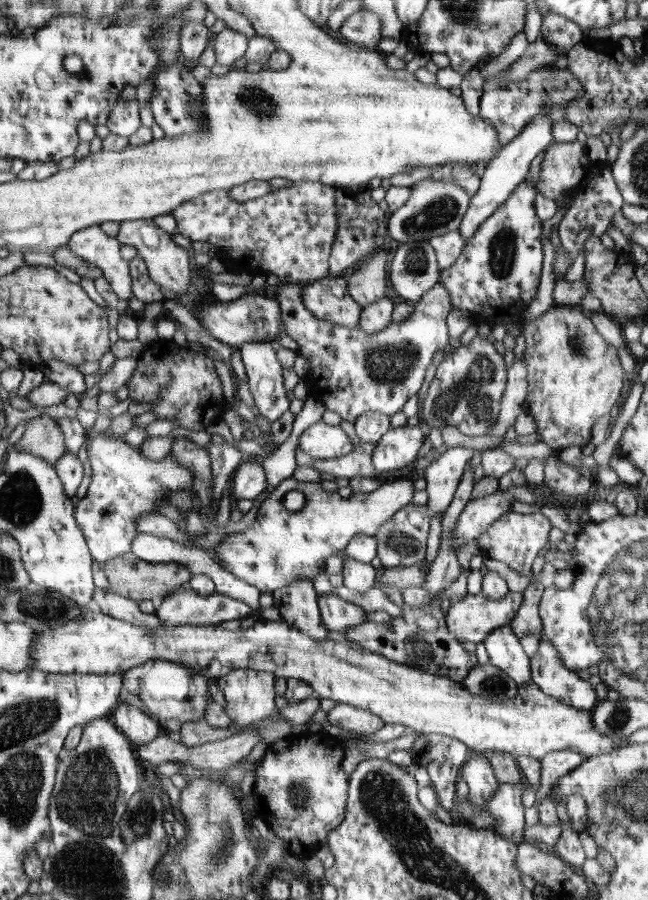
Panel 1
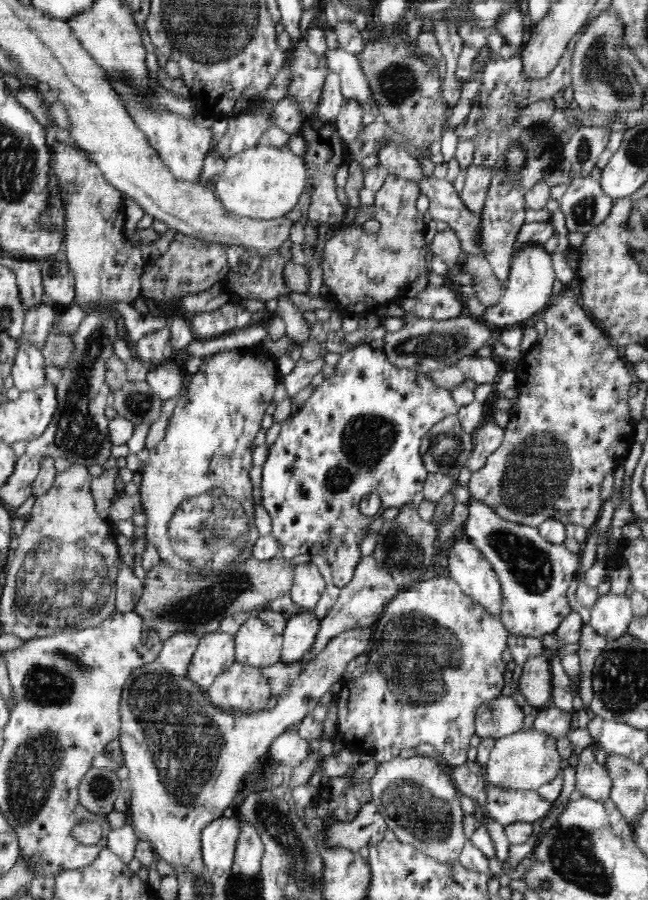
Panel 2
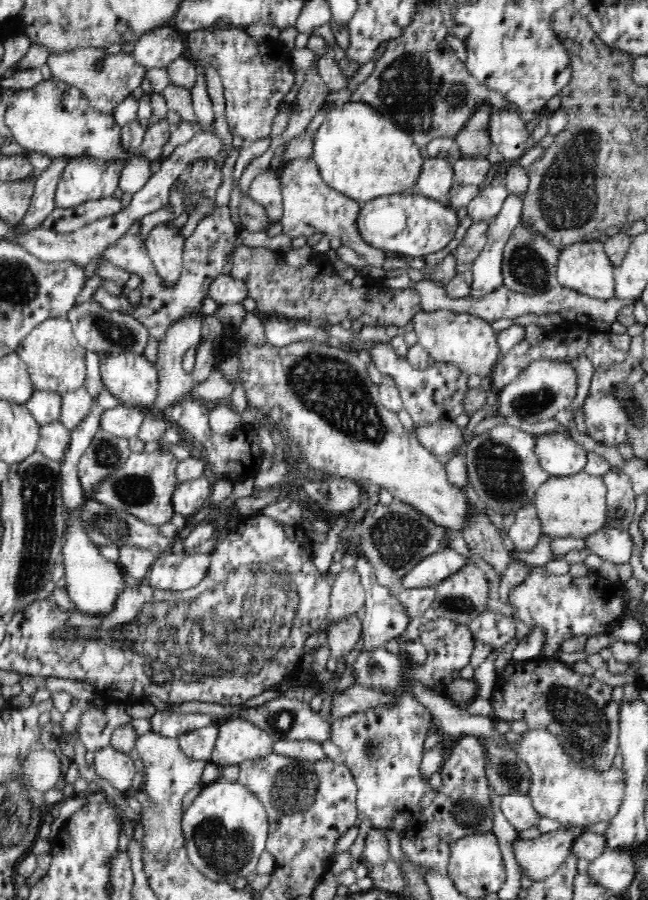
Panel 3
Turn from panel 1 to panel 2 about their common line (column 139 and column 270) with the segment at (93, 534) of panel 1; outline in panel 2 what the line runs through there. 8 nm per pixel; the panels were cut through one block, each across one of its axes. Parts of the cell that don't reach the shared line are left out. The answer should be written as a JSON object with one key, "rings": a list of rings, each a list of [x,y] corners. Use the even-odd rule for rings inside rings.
{"rings":[[[358,344],[341,354],[335,368],[335,374],[325,377],[323,383],[313,390],[303,407],[281,423],[280,435],[269,447],[267,459],[262,467],[261,504],[270,515],[271,535],[280,544],[281,556],[289,560],[294,558],[294,556],[302,556],[304,558],[312,554],[324,556],[331,566],[331,584],[341,589],[349,582],[355,566],[362,558],[358,545],[364,536],[368,534],[366,532],[368,525],[376,519],[376,516],[368,517],[360,512],[360,500],[366,494],[379,494],[381,506],[377,513],[378,516],[384,516],[384,510],[387,508],[399,508],[403,504],[410,503],[414,495],[423,490],[424,481],[429,473],[424,466],[424,461],[422,461],[422,455],[420,455],[422,438],[443,419],[456,415],[458,411],[459,407],[456,405],[450,389],[436,386],[428,374],[394,366],[382,349],[375,348],[371,344]]]}

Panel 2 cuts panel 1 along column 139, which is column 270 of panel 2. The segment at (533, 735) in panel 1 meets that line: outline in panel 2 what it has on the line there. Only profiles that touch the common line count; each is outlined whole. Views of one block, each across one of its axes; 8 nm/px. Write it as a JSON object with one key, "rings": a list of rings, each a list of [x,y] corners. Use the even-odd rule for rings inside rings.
{"rings":[[[253,615],[235,635],[235,661],[255,668],[265,668],[280,662],[283,636]]]}

